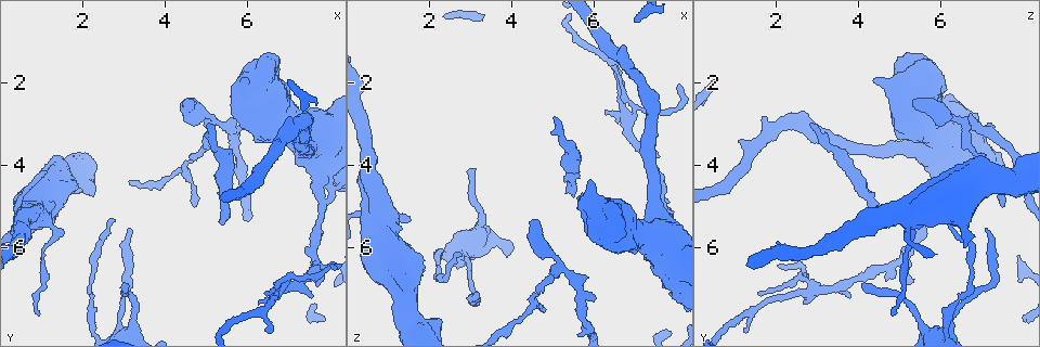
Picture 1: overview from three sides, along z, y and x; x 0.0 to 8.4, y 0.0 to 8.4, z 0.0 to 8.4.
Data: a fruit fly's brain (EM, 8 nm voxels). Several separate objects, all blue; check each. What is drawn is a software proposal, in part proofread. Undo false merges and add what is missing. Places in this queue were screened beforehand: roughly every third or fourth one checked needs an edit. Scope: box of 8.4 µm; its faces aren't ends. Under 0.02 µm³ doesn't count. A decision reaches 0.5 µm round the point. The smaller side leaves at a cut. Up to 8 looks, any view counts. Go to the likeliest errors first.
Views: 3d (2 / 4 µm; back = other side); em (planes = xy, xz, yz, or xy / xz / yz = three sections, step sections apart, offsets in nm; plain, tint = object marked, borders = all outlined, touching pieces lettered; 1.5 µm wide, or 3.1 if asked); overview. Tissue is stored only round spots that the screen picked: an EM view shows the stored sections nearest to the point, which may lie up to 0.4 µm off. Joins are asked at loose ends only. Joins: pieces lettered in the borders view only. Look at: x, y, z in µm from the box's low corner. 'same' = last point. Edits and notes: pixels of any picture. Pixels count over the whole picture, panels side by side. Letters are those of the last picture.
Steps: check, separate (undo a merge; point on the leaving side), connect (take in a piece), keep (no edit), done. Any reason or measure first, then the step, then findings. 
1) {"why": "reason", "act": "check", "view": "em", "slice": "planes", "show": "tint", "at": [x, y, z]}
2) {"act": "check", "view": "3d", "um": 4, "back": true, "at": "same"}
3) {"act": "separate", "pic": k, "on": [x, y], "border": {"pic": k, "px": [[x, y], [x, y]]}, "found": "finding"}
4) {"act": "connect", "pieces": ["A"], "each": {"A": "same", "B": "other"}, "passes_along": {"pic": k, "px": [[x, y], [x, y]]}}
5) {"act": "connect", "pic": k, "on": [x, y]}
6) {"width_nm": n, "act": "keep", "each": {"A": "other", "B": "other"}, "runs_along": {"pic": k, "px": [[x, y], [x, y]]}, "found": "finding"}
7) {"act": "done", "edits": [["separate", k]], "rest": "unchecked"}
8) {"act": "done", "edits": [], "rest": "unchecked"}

{"why": "calibre changes", "act": "check", "view": "3d", "um": 2, "at": [5.15, 2.90, 6.45]}

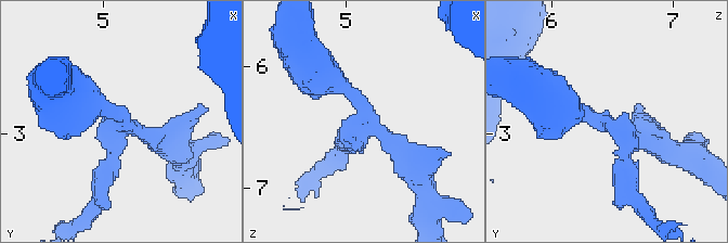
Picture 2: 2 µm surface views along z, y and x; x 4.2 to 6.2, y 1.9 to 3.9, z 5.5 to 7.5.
{"why": "need the tissue", "act": "check", "view": "em", "slice": "yz", "step": 8, "show": "borders", "at": [5.16, 2.92, 6.44]}

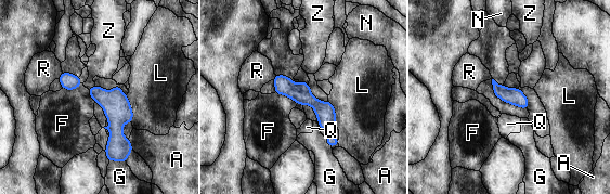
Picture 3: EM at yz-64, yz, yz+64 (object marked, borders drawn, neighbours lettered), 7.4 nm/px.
{"why": "cut it another way", "act": "check", "view": "em", "slice": "planes", "show": "borders", "at": "same"}

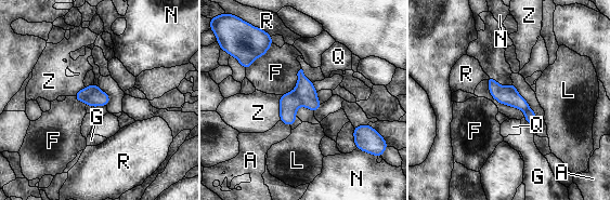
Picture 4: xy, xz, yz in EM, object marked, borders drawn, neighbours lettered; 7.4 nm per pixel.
{"width_nm": 140, "act": "separate", "pic": 4, "on": [99, 97], "each": {"A": "other", "F": "other", "G": "other", "L": "other", "N": "other", "Q": "other", "R": "other", "Z": "other"}, "part_leaving": {"pic": 4, "px": [[490, 80], [504, 95], [526, 107]]}, "found": "a second cell is stuck on"}

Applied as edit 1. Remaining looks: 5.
{"why": "thin end", "act": "check", "view": "em", "slice": "planes", "show": "borders", "at": [5.35, 5.45, 4.55]}

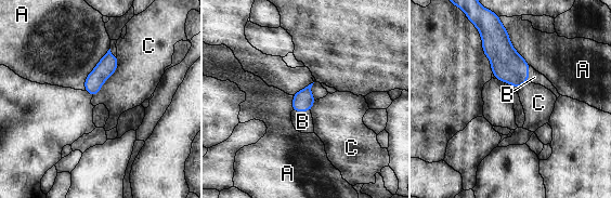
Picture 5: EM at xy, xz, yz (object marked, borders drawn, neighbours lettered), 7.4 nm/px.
{"longest_contact_nm": ["A", 360], "act": "connect", "pieces": ["B"], "each": {"A": "other", "B": "same", "C": "other"}, "passes_along": {"pic": 5, "px": [[302, 101], [301, 110], [302, 121]]}, "found": "the cell continues"}

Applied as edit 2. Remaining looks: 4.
{"why": "see it whole again", "act": "check", "view": "overview"}

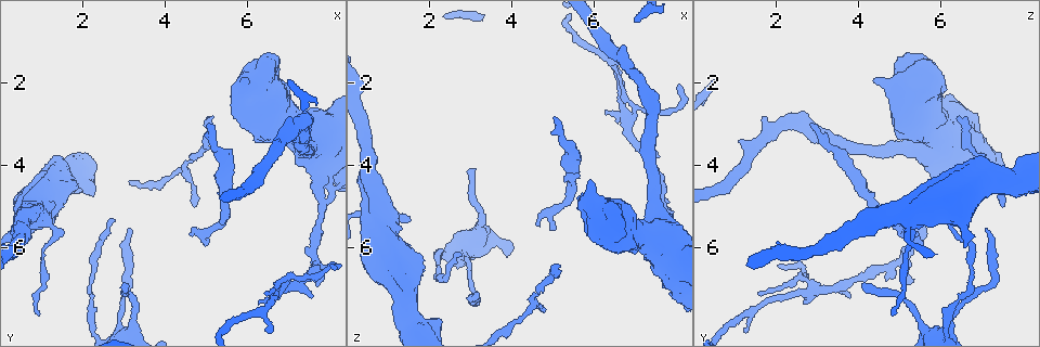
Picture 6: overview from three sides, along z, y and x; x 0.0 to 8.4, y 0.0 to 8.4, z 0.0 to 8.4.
{"why": "abrupt turn", "act": "check", "view": "em", "slice": "planes", "show": "borders", "at": [6.80, 7.00, 2.95]}

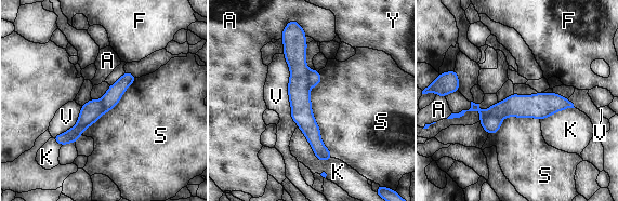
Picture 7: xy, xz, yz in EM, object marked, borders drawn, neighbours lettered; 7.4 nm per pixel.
{"width_nm": 140, "act": "separate", "pic": 7, "on": [491, 123], "each": {"A": "other", "F": "other", "K": "other", "S": "other", "V": "other", "Y": "other"}, "border": {"pic": 7, "px": [[501, 118], [487, 115], [480, 121]]}, "found": "two cells meet here"}

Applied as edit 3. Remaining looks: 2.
{"act": "check", "view": "overview"}

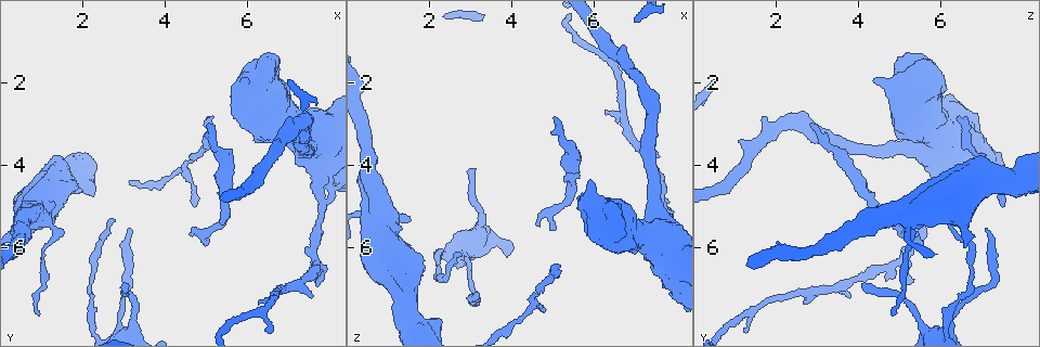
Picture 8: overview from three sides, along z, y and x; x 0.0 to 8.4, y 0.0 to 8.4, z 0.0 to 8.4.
{"why": "sharp bend", "act": "check", "view": "em", "slice": "planes", "show": "borders", "at": [2.90, 7.90, 6.25]}

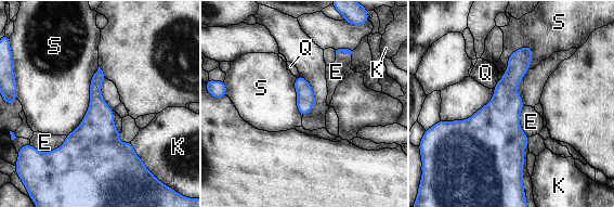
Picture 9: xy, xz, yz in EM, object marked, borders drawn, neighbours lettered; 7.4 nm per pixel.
{"width_nm": 130, "act": "keep", "each": {"E": "other", "K": "other", "Q": "other", "S": "other"}, "border": {"pic": 9, "px": [[531, 43], [510, 54], [498, 80]]}, "found": "all the same cell"}

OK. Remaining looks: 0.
{"act": "done", "edits": [["separate", 4], ["connect", 5], ["separate", 7]], "rest": "unchecked"}

